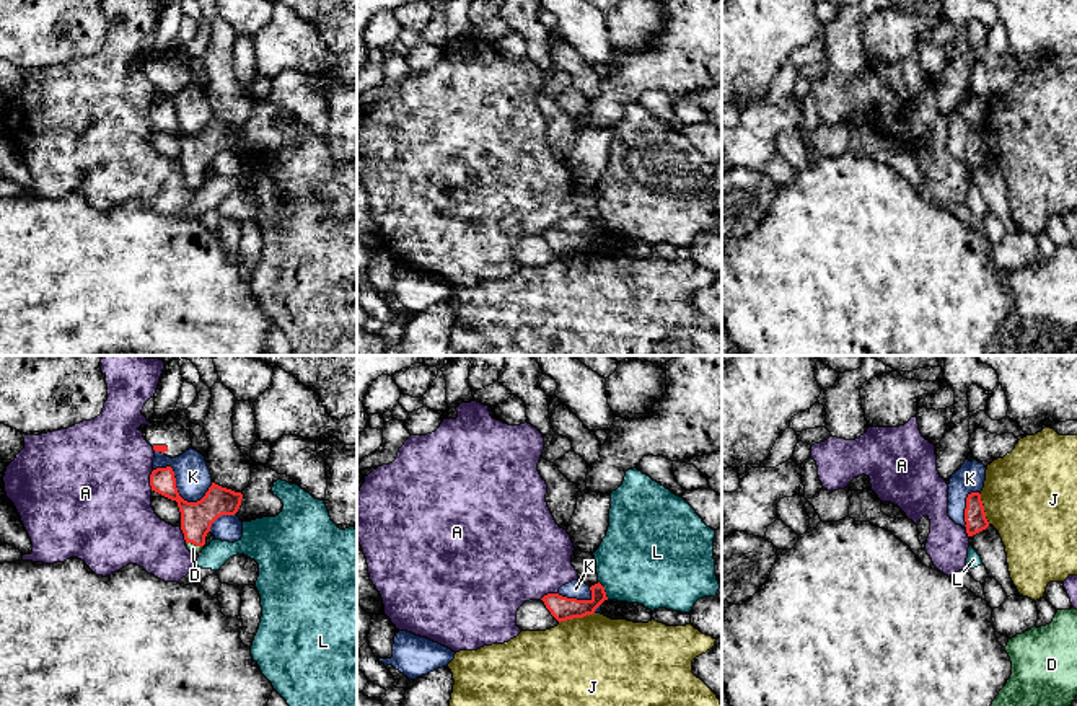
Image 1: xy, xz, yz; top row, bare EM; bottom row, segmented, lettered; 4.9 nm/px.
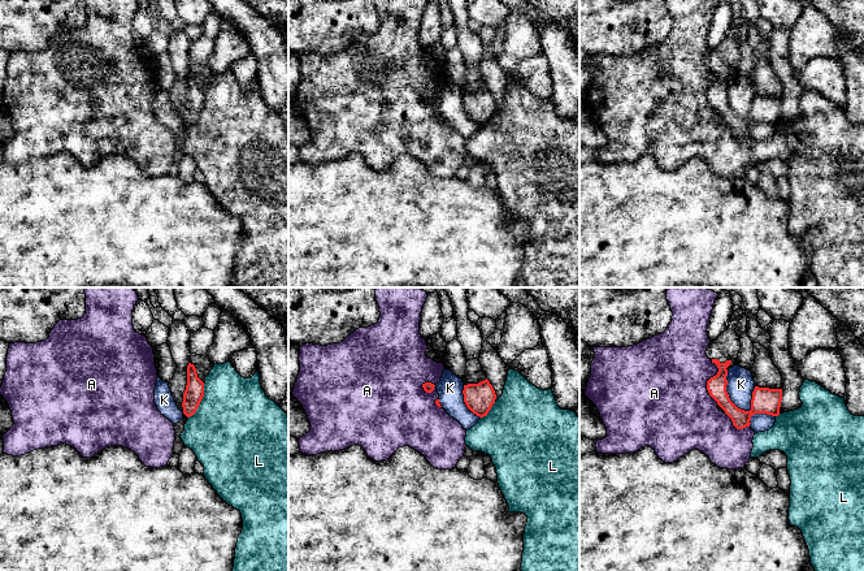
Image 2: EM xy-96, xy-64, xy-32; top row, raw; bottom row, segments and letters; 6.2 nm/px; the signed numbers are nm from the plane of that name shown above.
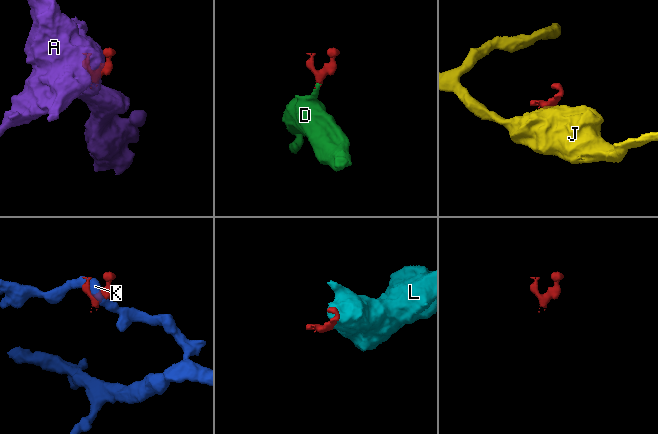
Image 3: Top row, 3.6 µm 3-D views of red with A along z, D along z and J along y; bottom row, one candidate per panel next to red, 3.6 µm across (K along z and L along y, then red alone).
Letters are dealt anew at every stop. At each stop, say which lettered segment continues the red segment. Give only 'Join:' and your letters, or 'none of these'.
Join: D

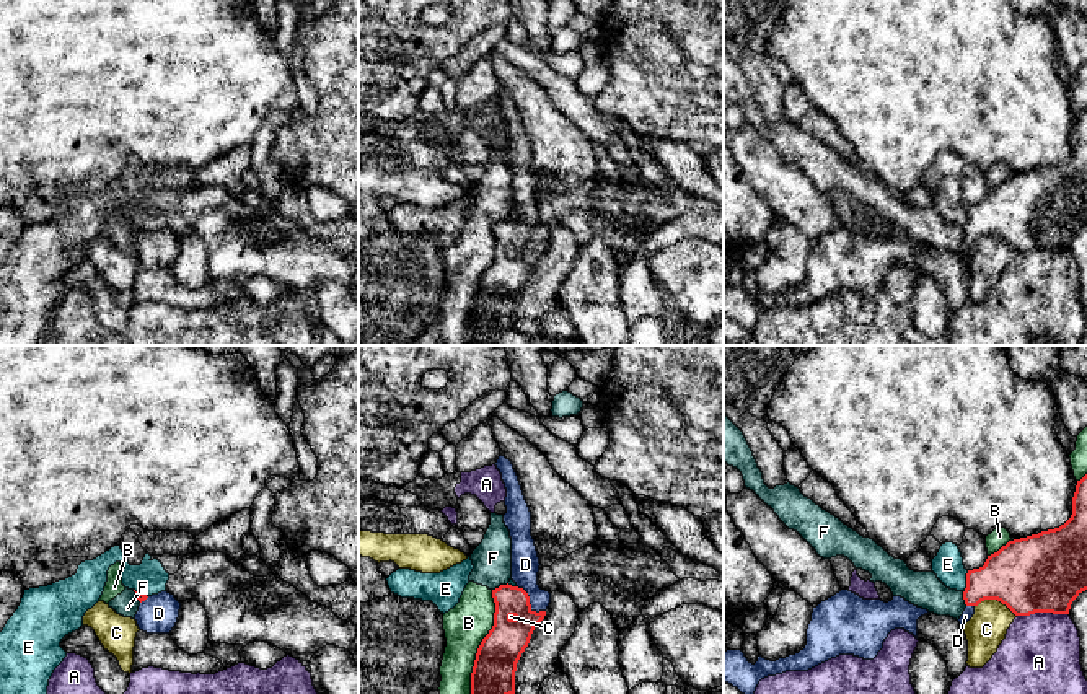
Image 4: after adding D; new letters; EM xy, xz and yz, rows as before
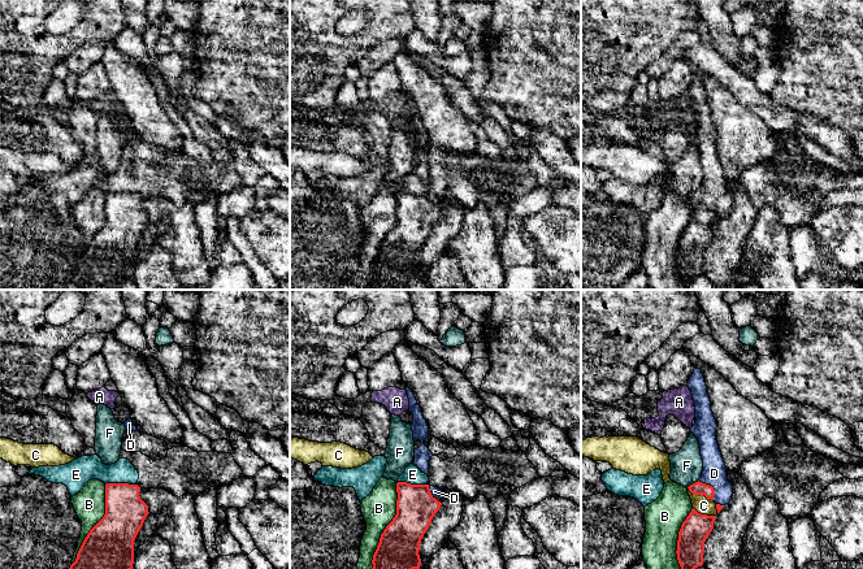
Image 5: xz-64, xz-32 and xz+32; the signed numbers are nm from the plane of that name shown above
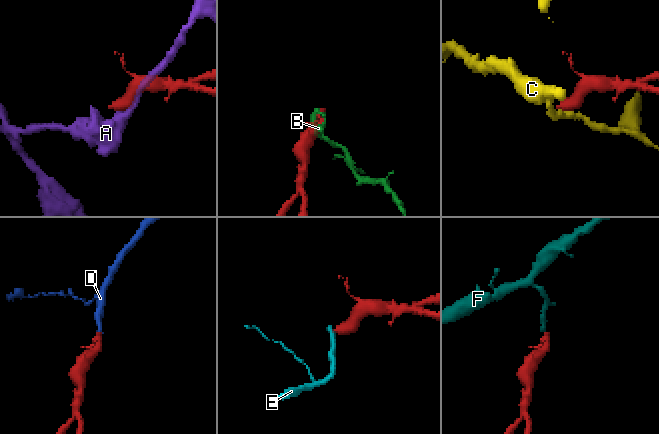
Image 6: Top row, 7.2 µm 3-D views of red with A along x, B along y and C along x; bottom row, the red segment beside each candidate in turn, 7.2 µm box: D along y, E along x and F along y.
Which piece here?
Join: D

